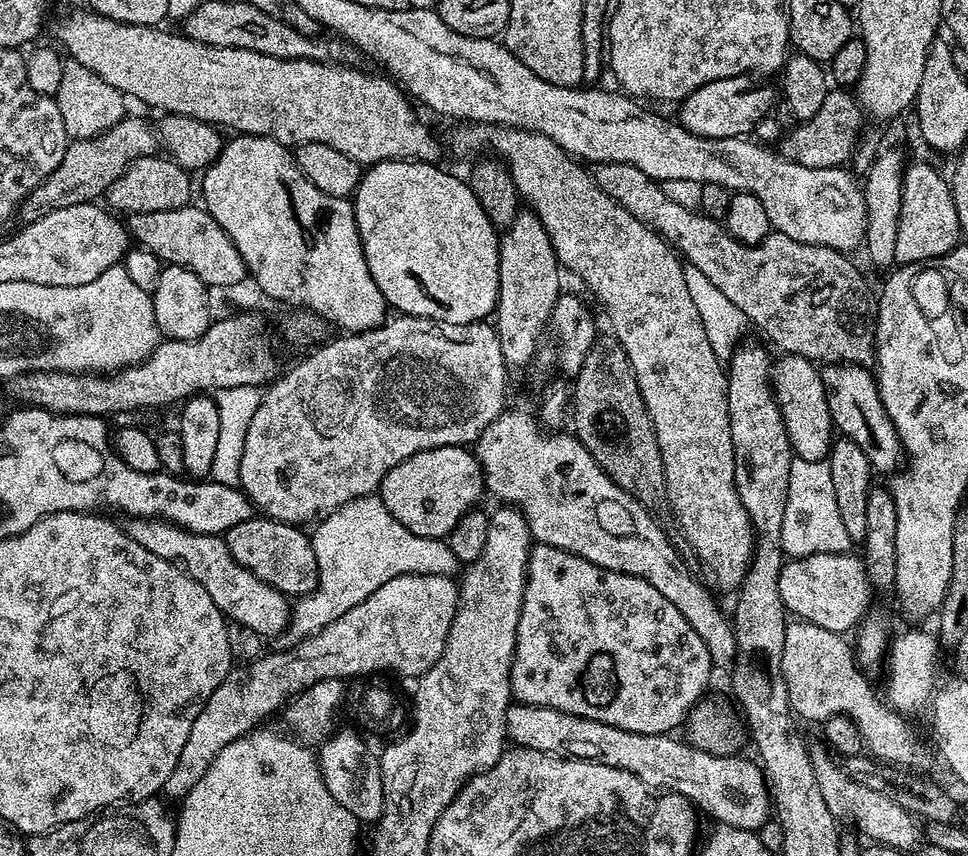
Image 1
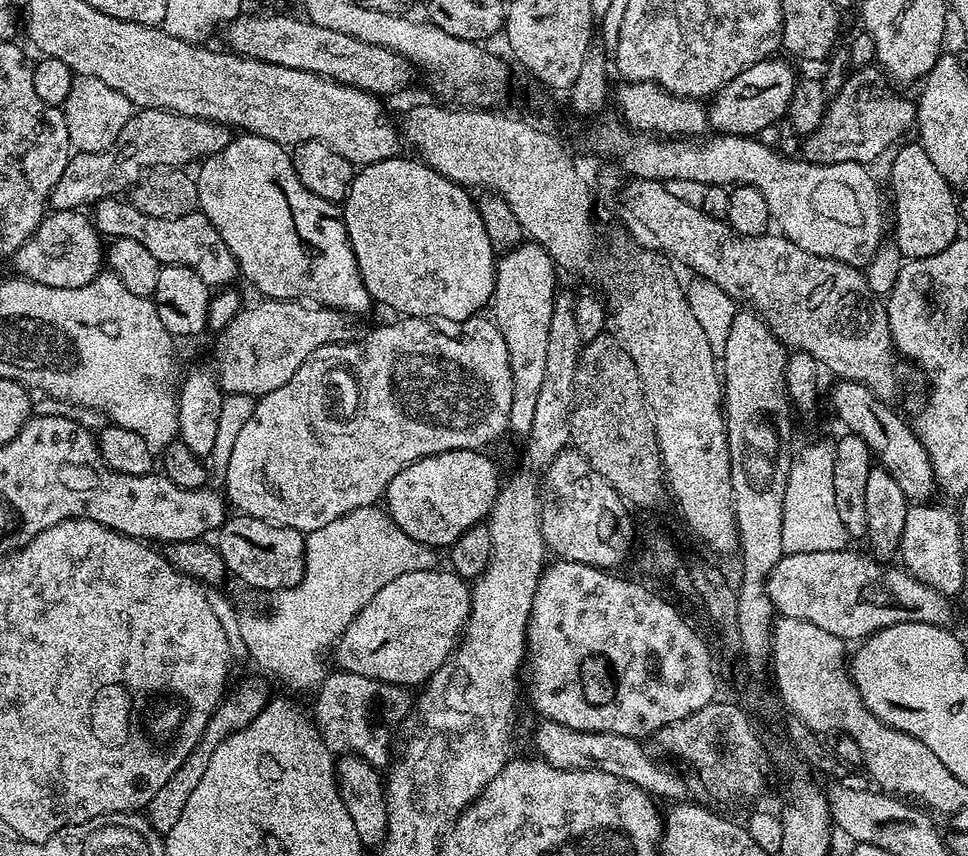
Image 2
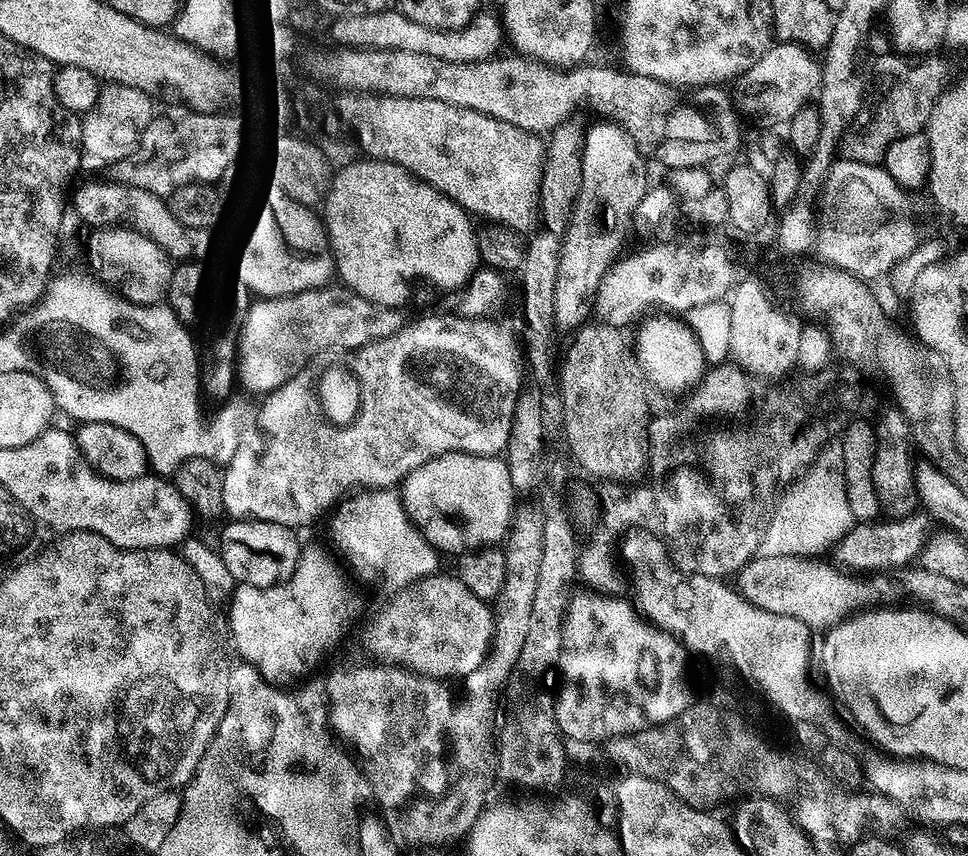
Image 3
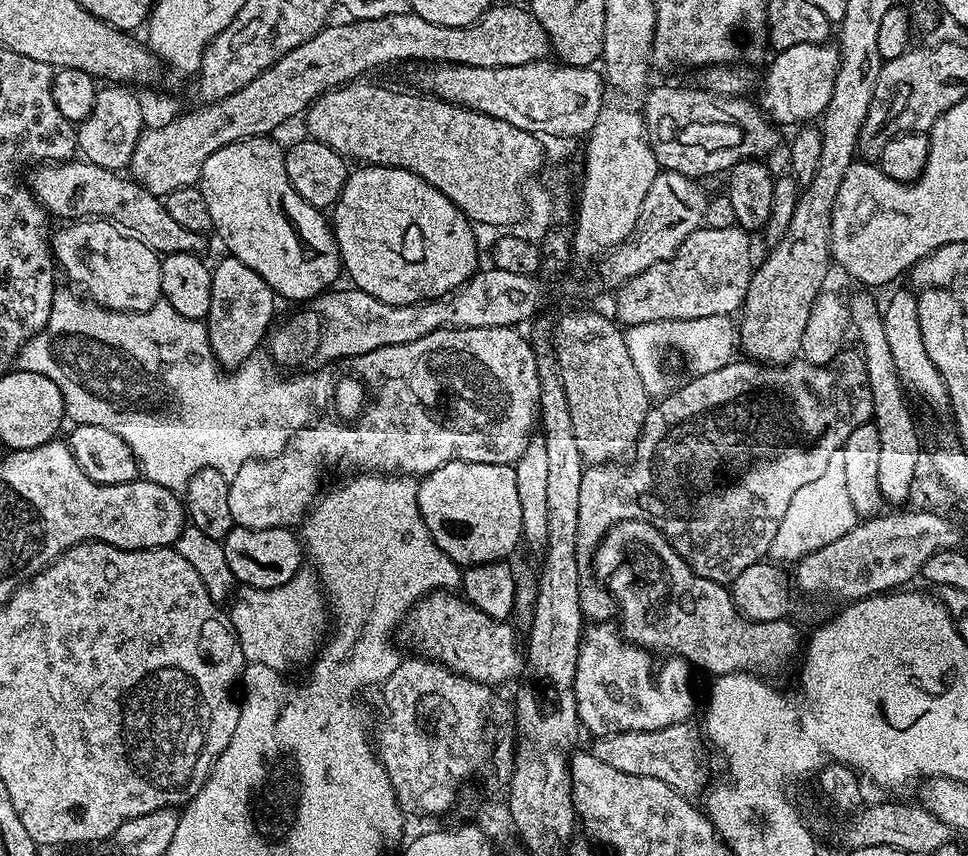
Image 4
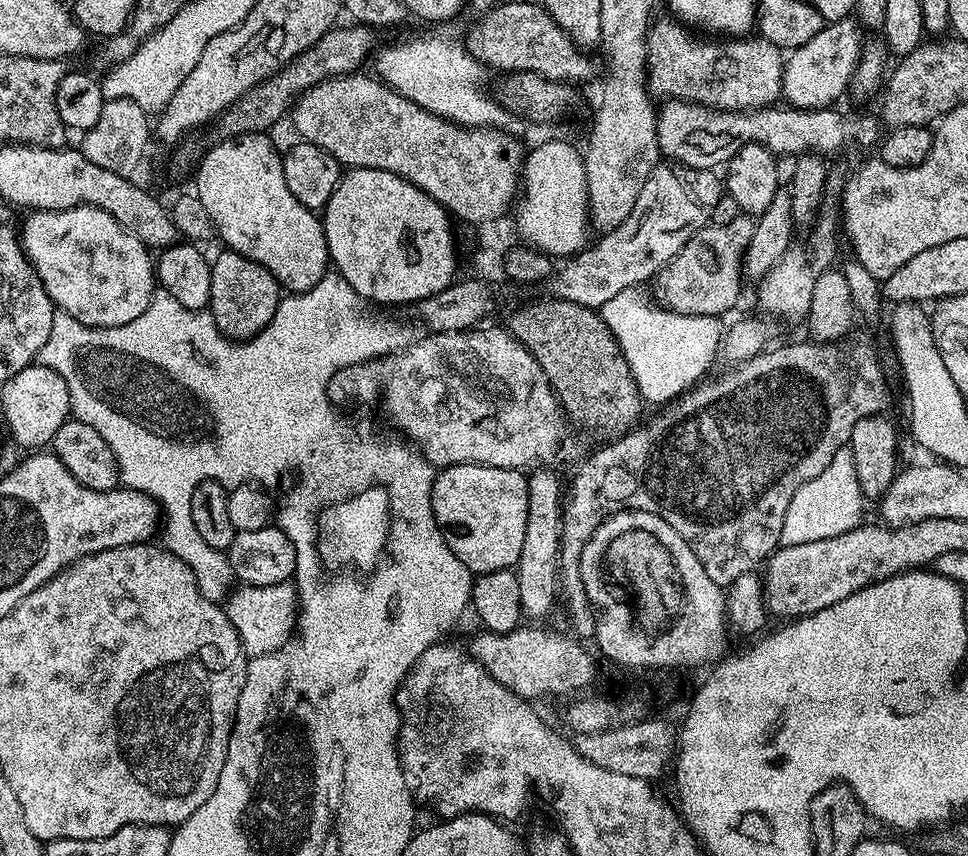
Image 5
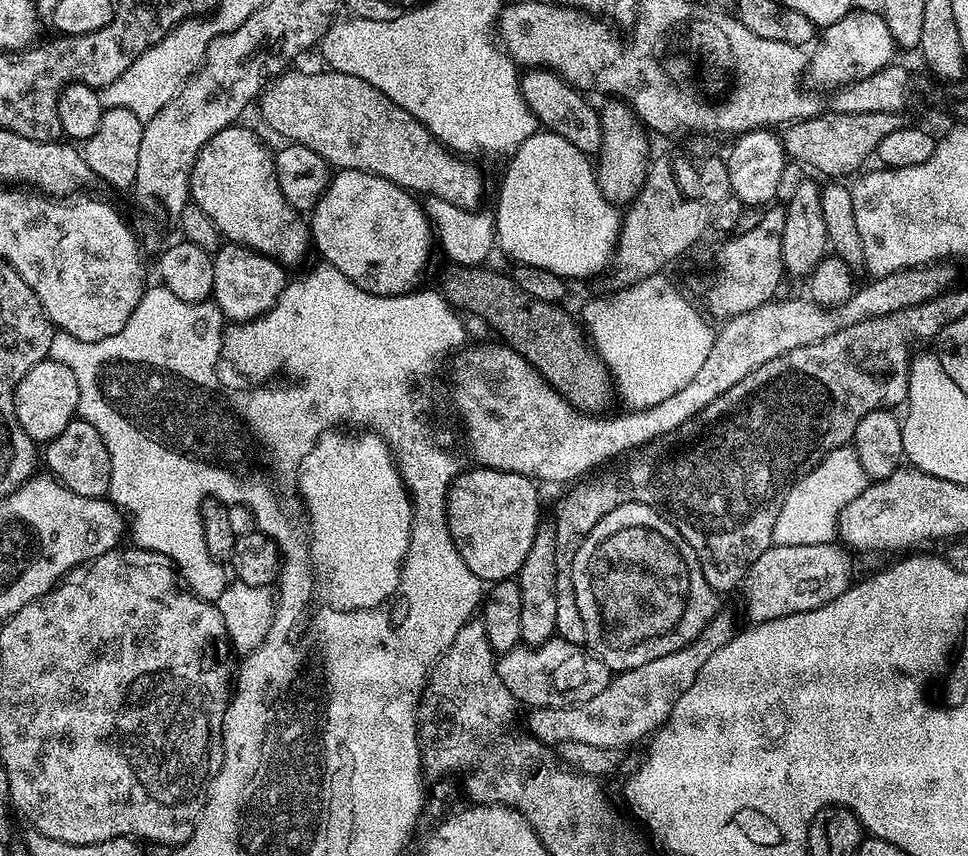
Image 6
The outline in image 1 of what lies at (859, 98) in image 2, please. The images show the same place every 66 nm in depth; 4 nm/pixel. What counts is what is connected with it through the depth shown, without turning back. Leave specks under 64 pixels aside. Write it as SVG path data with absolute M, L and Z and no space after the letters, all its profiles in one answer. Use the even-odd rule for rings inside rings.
M833 87L826 94L814 118L797 123L793 132L788 130L783 133L778 151L790 162L798 162L802 166L811 168L839 168L847 165L861 139L859 138L860 116L862 117L862 109L859 99L843 87Z

